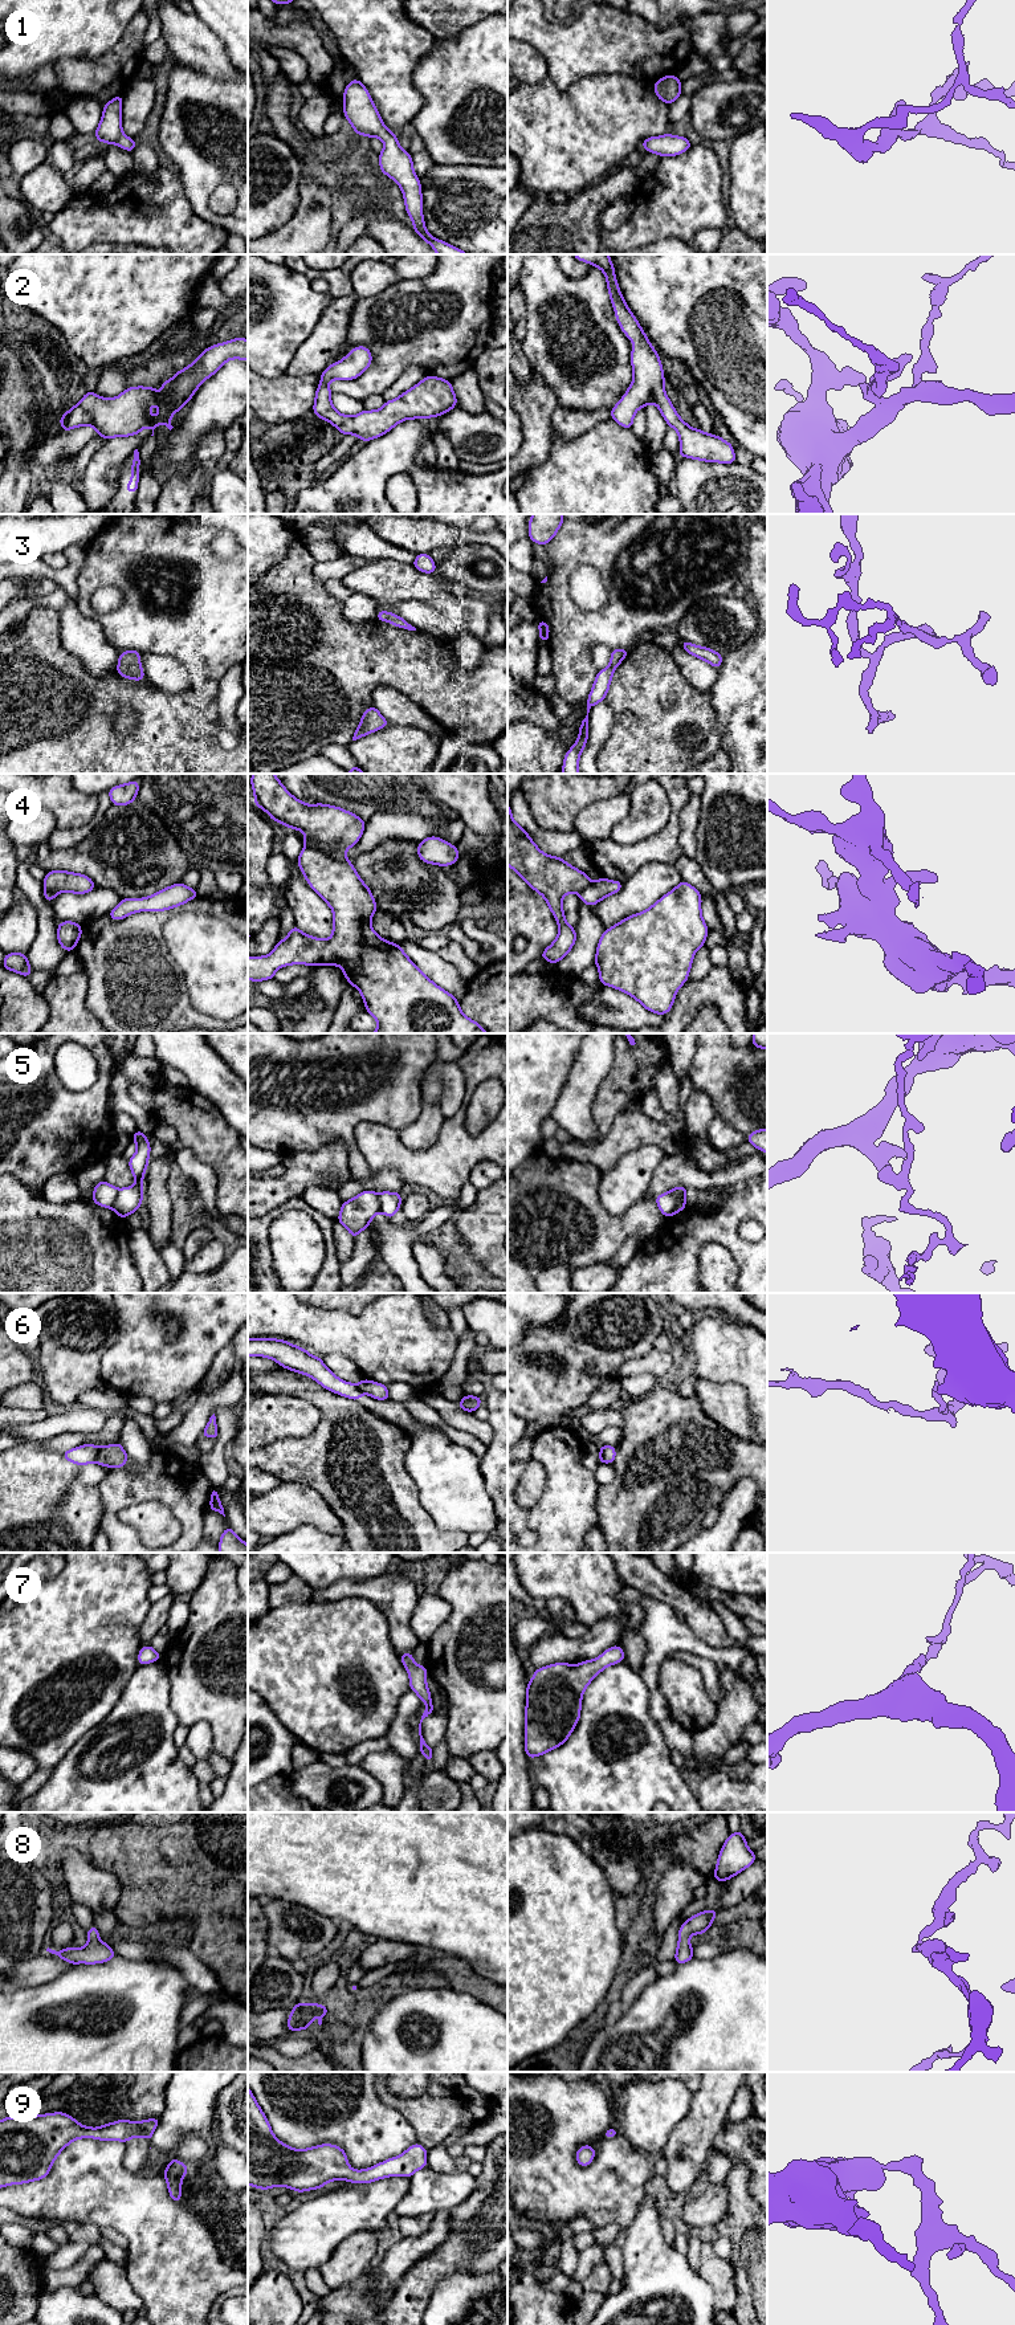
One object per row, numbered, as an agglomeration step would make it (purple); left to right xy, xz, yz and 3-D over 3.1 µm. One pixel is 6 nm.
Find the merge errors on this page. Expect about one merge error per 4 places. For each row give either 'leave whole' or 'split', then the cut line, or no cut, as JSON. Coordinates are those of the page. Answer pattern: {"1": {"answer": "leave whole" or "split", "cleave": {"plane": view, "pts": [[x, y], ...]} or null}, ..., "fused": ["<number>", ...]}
{"1": {"answer": "leave whole", "cleave": null}, "2": {"answer": "leave whole", "cleave": null}, "3": {"answer": "leave whole", "cleave": null}, "4": {"answer": "split", "cleave": {"plane": "xz", "pts": [[305, 845], [320, 849], [337, 860], [347, 861]]}}, "5": {"answer": "split", "cleave": {"plane": "xy", "pts": [[119, 1190], [111, 1208]]}}, "6": {"answer": "split", "cleave": {"plane": "xy", "pts": [[100, 1447], [94, 1460]]}}, "7": {"answer": "leave whole", "cleave": null}, "8": {"answer": "leave whole", "cleave": null}, "9": {"answer": "leave whole", "cleave": null}, "fused": ["4", "5", "6"]}

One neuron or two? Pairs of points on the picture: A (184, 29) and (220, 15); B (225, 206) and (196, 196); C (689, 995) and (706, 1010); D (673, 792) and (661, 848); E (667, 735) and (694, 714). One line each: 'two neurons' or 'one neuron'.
A: two neurons
B: two neurons
C: two neurons
D: one neuron
E: one neuron

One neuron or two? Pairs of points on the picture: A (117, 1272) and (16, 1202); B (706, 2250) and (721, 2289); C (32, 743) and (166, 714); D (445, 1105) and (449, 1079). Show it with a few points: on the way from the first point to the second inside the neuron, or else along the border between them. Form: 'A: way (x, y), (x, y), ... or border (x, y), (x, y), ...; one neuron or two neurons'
A: way (92, 1272), (86, 1272), (41, 1227); one neuron
B: way (709, 2259), (710, 2266), (721, 2276), (721, 2280); one neuron
C: way (65, 743), (133, 743); one neuron
D: way (449, 1098), (449, 1085); one neuron

